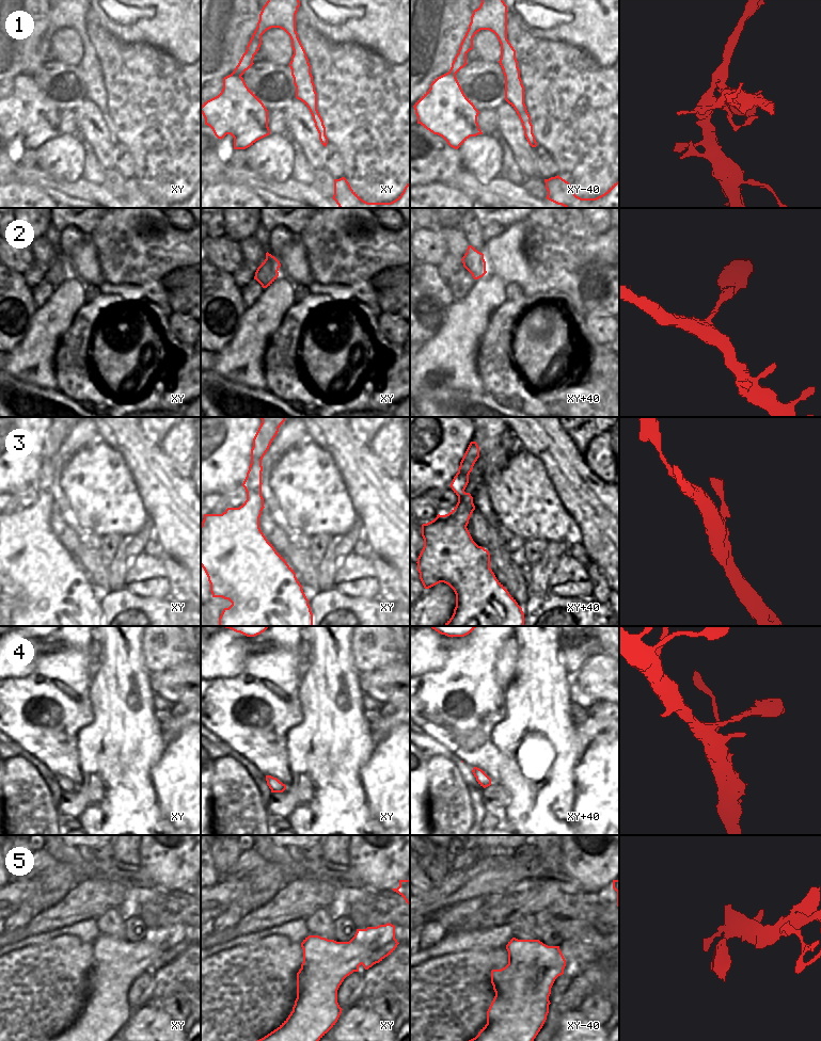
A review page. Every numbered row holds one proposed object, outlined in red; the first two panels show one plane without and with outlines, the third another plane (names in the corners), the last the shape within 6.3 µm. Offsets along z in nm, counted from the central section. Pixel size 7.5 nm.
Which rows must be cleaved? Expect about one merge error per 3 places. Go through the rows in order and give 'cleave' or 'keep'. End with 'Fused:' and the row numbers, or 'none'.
1: cleave
2: cleave
3: keep
4: cleave
5: keep
Fused: 1, 2, 4

